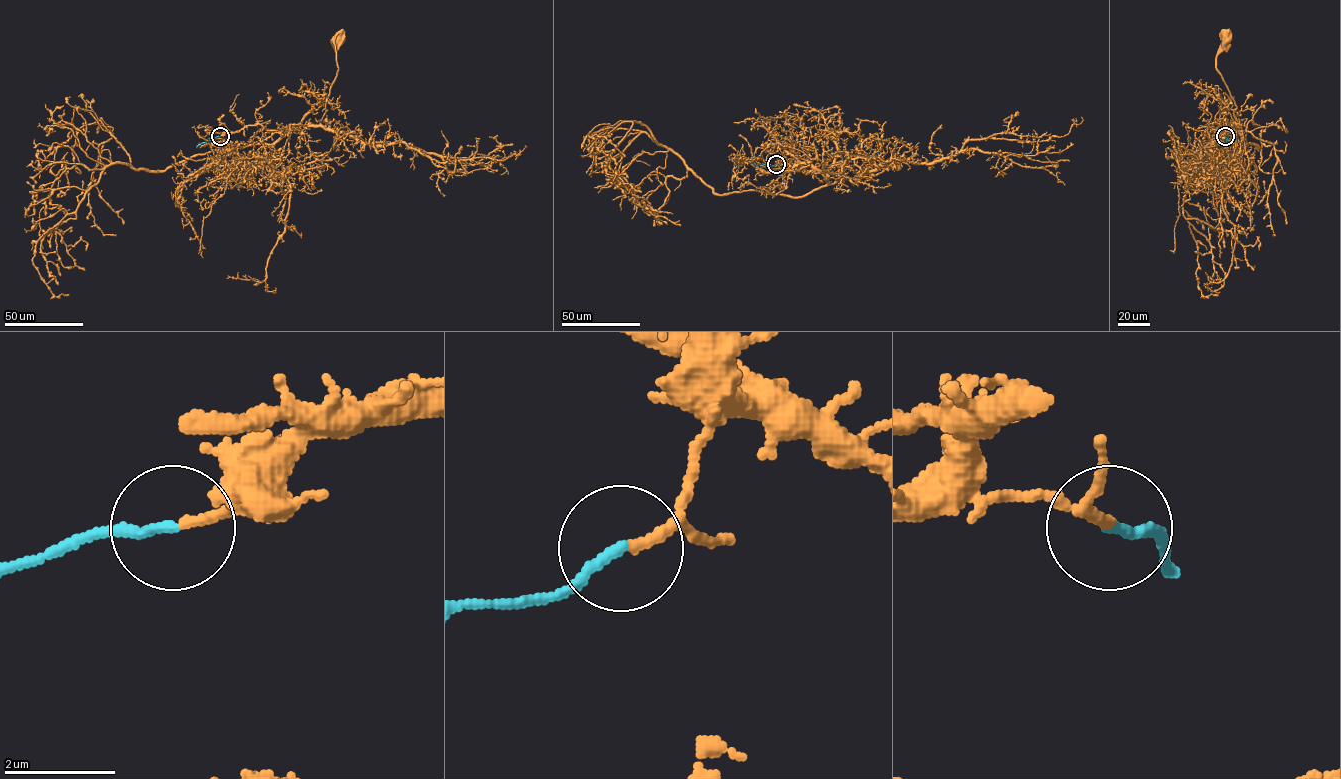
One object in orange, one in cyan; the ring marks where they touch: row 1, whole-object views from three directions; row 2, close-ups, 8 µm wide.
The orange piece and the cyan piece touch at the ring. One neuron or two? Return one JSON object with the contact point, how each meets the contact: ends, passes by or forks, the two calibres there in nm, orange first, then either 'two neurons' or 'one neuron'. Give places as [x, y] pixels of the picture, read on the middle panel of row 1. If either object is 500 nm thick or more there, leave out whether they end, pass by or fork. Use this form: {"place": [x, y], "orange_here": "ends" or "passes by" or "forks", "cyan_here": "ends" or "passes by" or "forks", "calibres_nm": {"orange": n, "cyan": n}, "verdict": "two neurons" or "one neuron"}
{"place": [776, 164], "orange_here": "ends", "cyan_here": "ends", "calibres_nm": {"orange": 180, "cyan": 190}, "verdict": "one neuron"}

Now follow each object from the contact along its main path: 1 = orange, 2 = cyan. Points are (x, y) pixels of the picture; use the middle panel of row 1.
1: (777, 164), (780, 160), (804, 170), (856, 178), (863, 172), (880, 173), (893, 155), (892, 163), (896, 164)
2: (776, 164), (755, 166), (753, 162)

